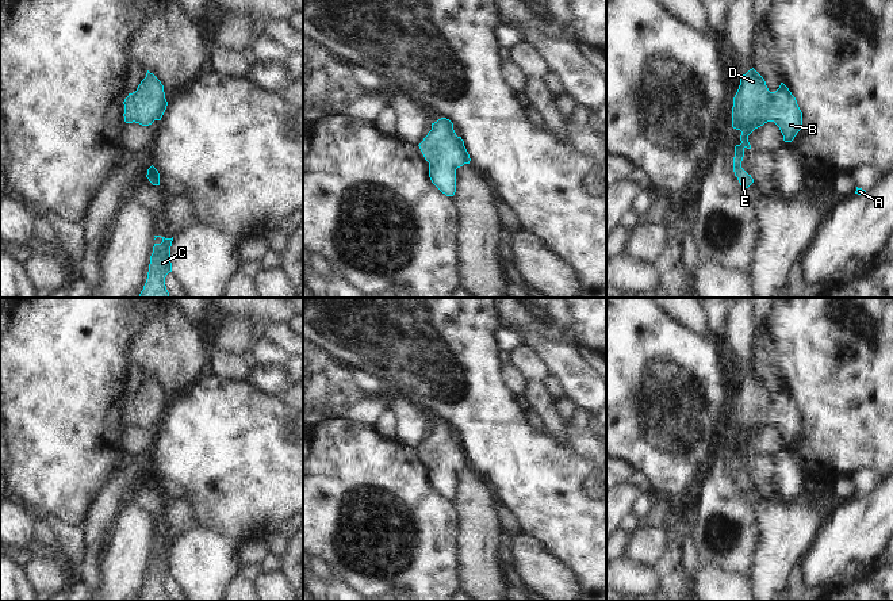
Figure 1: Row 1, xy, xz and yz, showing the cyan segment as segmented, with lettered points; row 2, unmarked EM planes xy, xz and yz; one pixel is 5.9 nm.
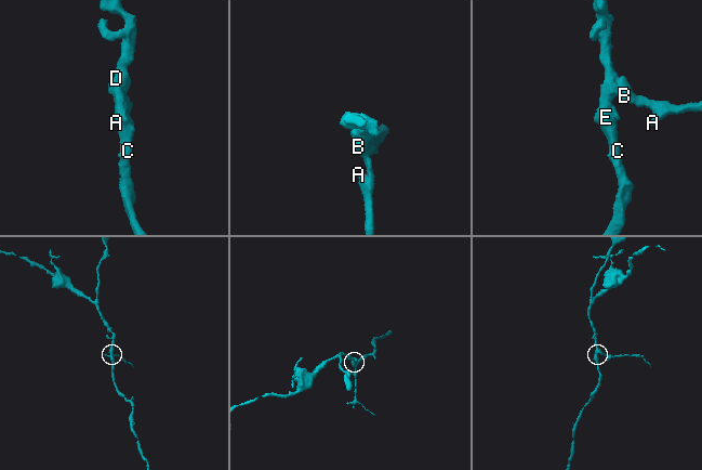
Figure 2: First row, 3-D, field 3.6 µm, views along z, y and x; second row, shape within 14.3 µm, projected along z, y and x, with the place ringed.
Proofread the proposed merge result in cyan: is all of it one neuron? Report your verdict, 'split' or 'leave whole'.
leave whole

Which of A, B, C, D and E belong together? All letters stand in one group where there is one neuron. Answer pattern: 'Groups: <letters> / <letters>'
Groups: A B C D E

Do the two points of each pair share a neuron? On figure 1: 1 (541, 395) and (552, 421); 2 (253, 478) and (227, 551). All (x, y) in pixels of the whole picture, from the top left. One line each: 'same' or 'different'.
1: same
2: different

